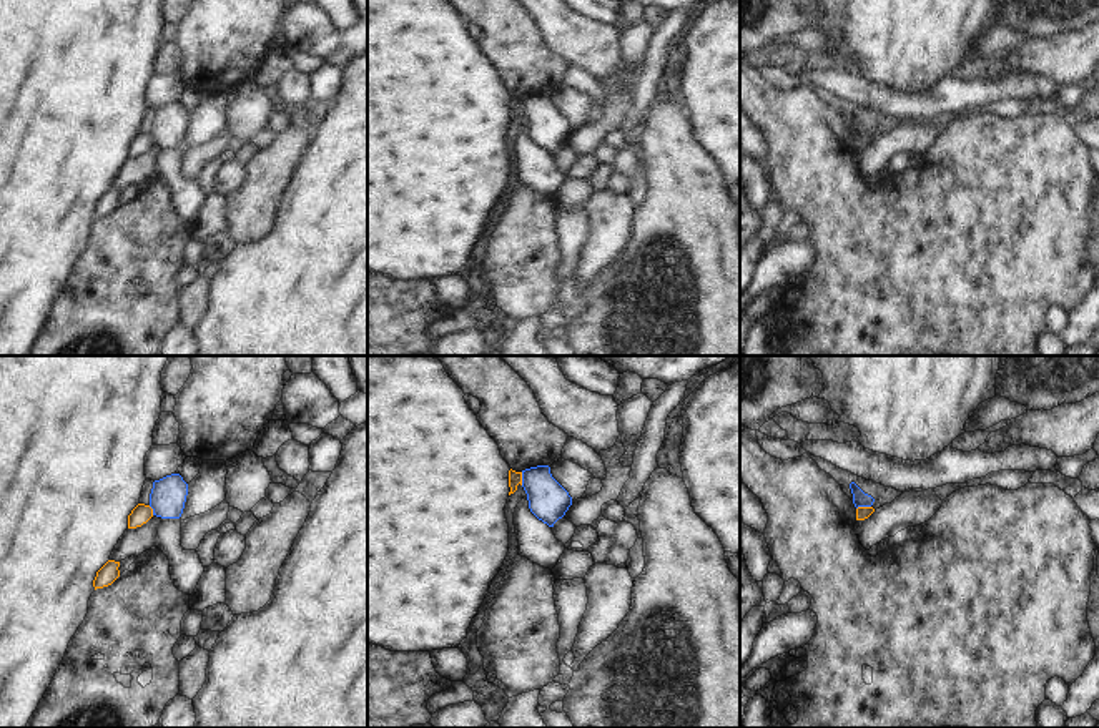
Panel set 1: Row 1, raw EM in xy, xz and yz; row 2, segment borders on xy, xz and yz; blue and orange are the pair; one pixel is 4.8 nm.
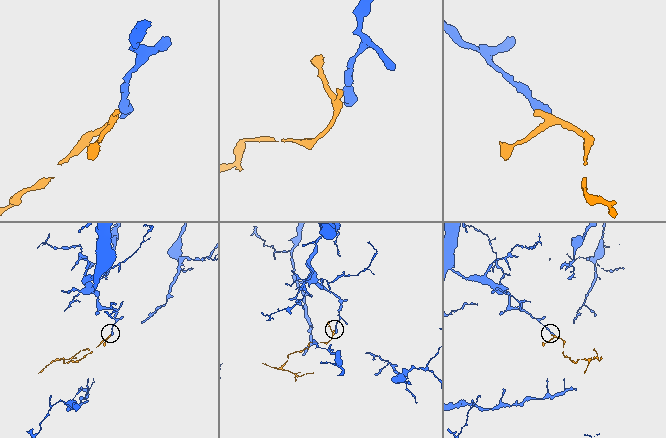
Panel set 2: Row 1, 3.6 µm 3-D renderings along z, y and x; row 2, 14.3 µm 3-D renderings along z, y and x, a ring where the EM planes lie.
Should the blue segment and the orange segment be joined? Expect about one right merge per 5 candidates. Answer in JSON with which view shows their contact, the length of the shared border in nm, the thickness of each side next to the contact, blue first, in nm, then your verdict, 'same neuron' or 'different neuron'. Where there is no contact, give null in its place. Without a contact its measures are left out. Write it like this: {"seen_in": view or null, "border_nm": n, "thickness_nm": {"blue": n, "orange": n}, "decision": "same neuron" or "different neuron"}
{"seen_in": "yz", "border_nm": 70, "thickness_nm": {"blue": 80, "orange": 60}, "decision": "different neuron"}

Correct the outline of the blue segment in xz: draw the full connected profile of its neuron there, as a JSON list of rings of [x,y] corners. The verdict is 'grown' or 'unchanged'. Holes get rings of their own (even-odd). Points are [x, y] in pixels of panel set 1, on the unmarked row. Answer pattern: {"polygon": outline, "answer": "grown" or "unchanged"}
{"polygon": [[[549,93],[522,98],[522,115],[527,121],[530,140],[549,155],[554,155],[572,133],[572,125],[552,105]]], "answer": "unchanged"}

